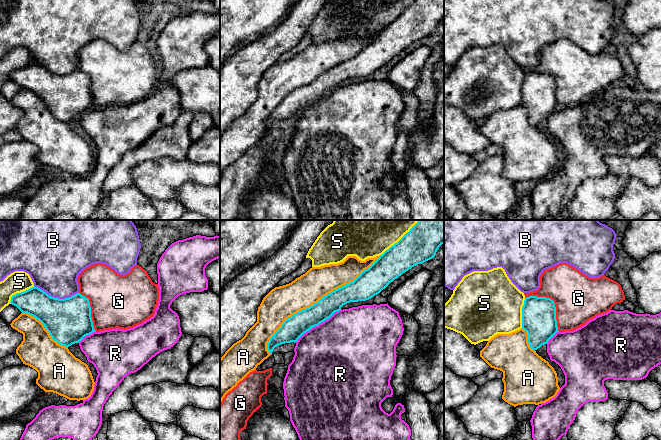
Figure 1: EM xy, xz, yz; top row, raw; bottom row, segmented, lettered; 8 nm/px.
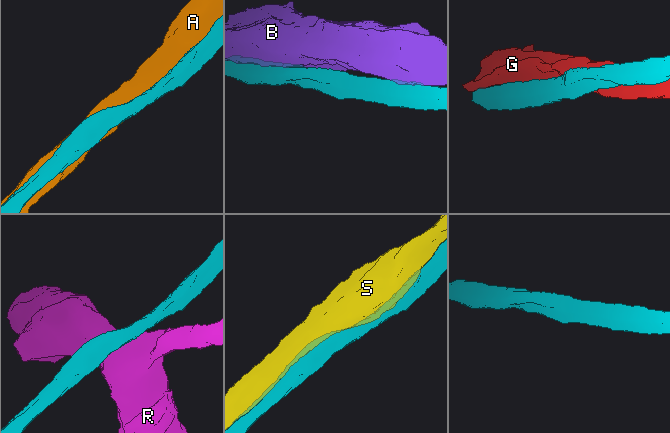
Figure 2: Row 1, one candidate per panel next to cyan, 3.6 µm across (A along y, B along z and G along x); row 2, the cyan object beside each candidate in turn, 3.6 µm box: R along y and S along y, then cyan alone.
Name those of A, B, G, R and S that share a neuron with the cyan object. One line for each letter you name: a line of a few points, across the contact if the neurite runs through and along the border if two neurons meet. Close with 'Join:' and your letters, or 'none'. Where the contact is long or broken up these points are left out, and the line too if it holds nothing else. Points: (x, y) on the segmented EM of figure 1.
Join: none

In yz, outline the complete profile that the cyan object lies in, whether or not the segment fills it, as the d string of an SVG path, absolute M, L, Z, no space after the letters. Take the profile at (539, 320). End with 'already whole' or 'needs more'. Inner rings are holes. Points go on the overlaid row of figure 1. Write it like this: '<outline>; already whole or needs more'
M526 297L522 307L522 329L528 334L532 350L547 344L559 332L554 301L546 297Z; already whole

